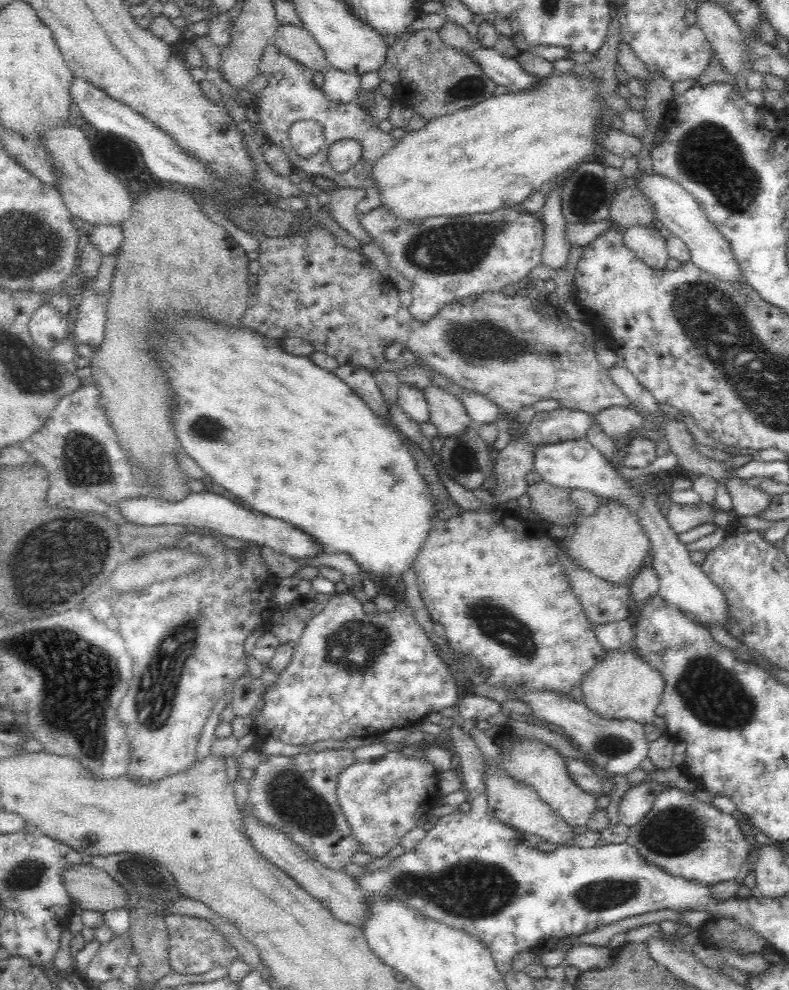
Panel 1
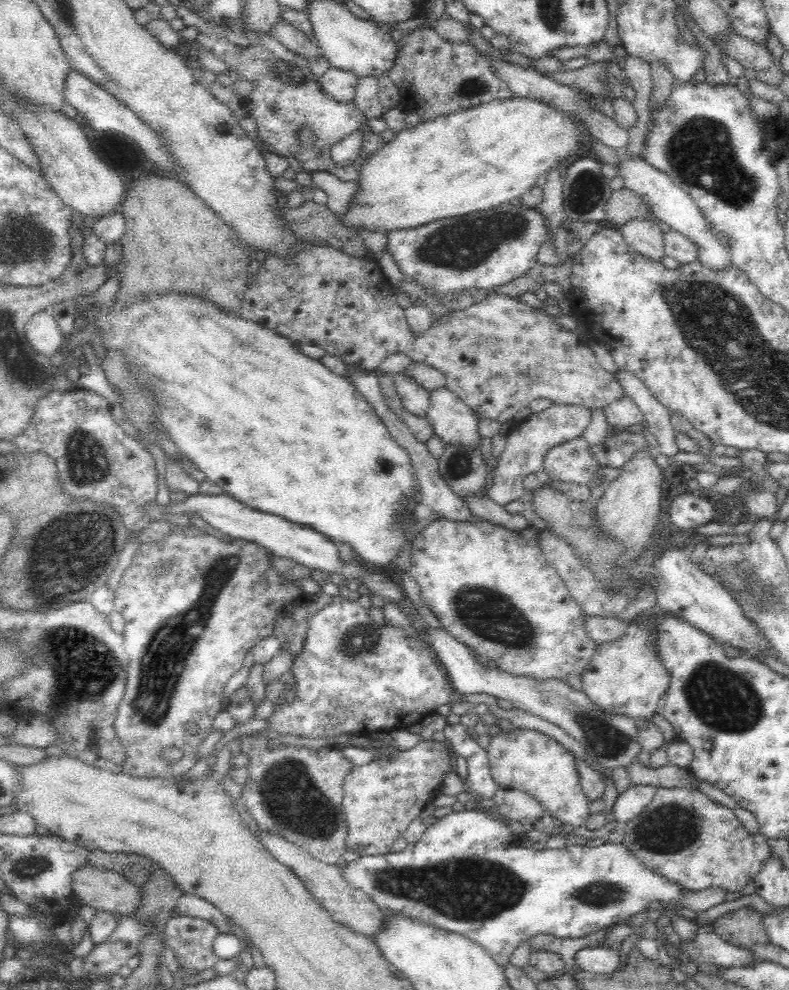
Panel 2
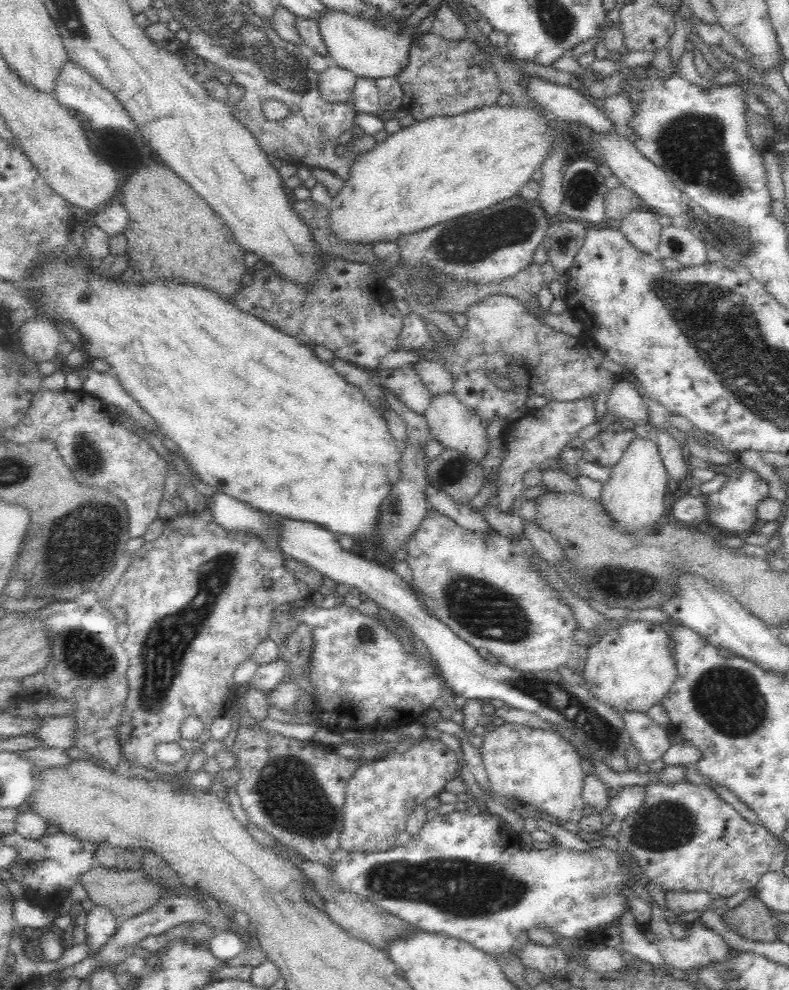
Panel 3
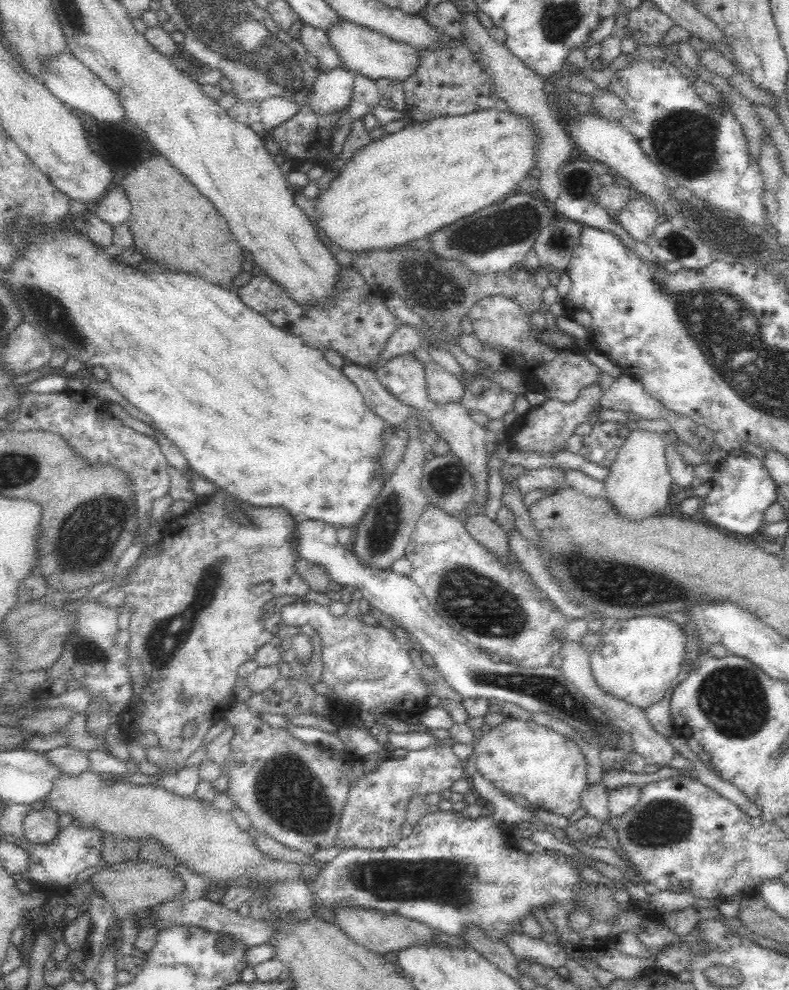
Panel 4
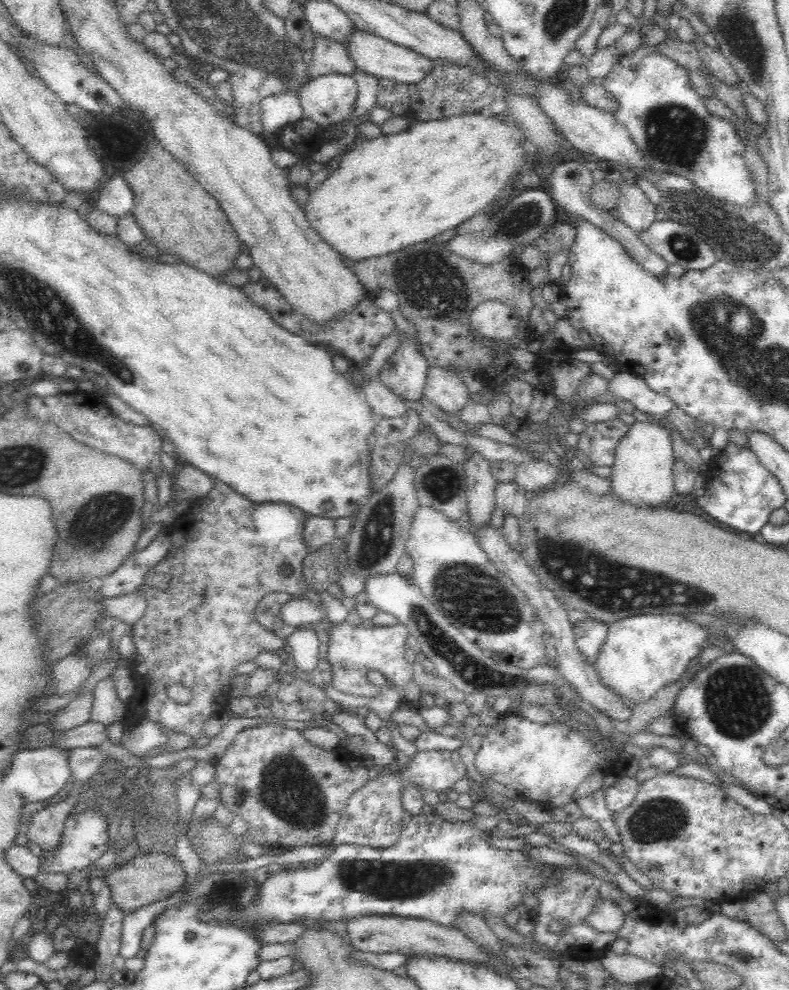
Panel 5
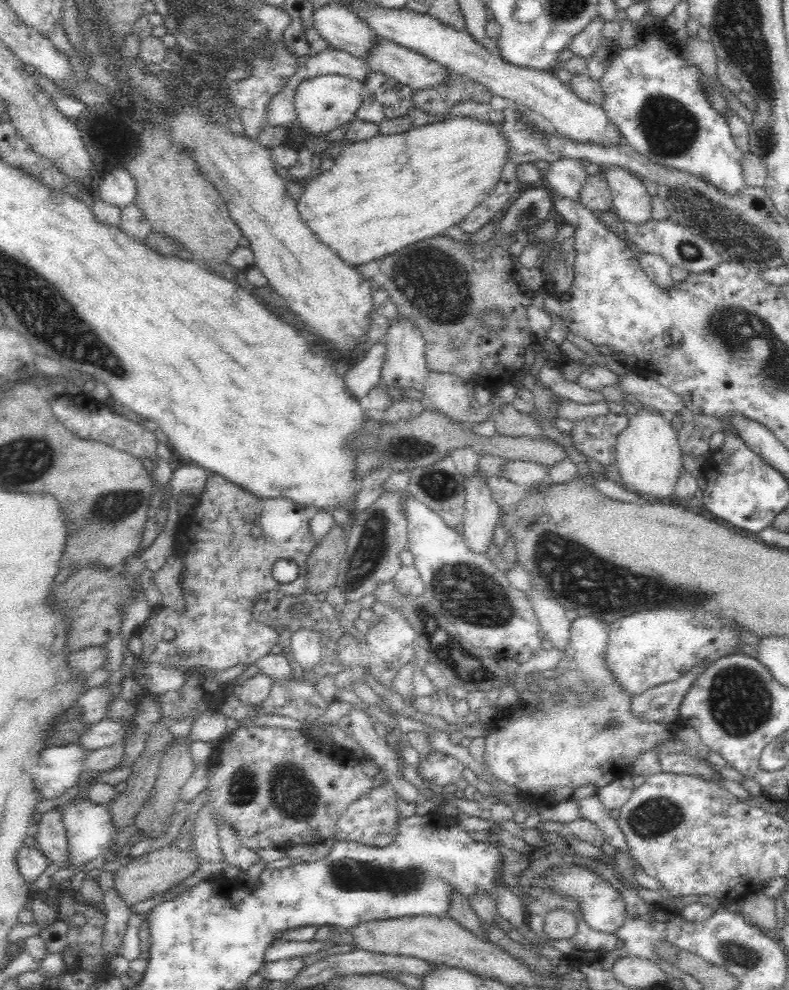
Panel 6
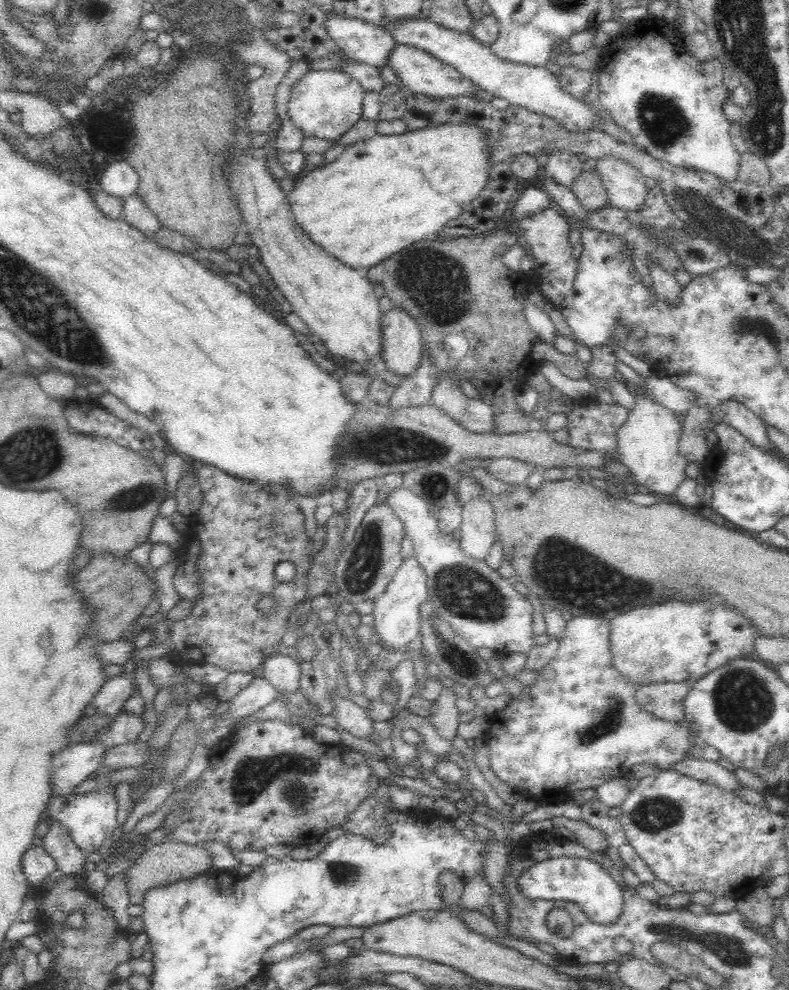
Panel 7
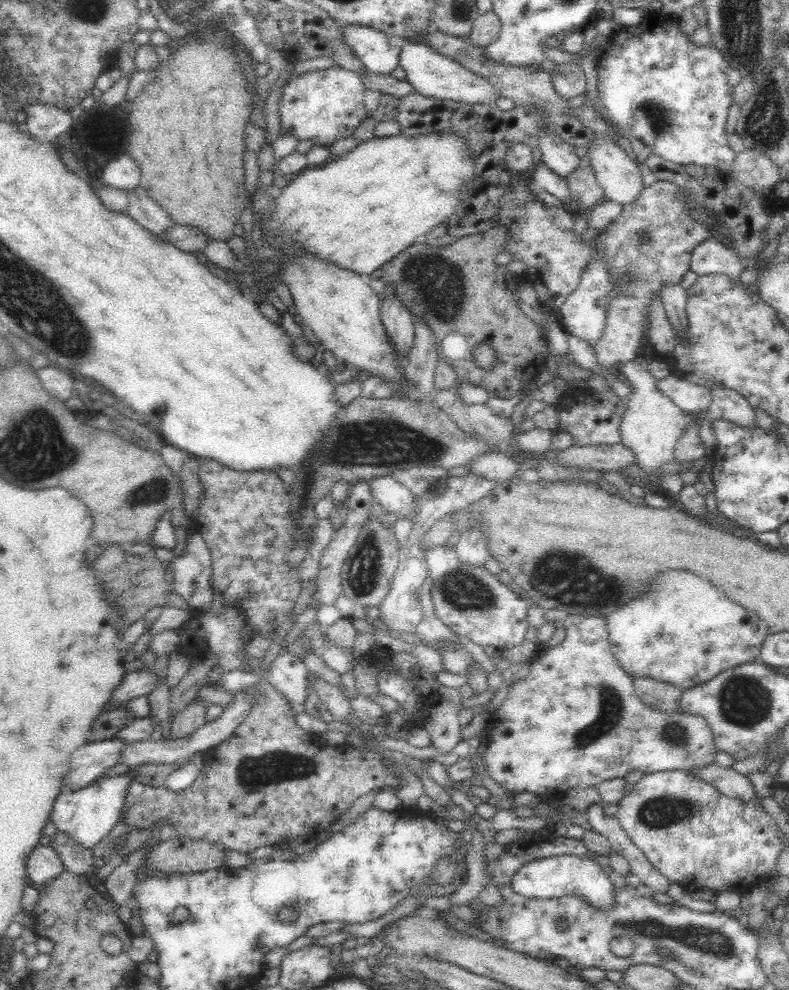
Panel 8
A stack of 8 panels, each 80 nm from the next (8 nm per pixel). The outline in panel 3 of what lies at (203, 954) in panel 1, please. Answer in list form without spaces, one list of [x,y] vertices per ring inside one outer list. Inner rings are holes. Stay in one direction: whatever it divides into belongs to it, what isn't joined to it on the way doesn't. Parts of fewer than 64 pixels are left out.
[[[190,922],[169,928],[158,935],[150,935],[139,942],[139,946],[155,954],[159,948],[176,941],[192,941],[194,945],[206,945],[216,934],[208,923]]]

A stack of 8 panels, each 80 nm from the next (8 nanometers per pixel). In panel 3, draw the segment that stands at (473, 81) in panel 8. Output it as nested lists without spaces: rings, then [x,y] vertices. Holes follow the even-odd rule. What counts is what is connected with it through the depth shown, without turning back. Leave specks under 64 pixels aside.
[[[324,6],[324,12],[318,16],[316,22],[333,64],[348,69],[357,77],[394,77],[394,74],[398,74],[408,64],[408,48],[414,38],[410,33],[398,36],[390,29],[379,28],[370,19],[341,10],[330,10],[327,6]]]

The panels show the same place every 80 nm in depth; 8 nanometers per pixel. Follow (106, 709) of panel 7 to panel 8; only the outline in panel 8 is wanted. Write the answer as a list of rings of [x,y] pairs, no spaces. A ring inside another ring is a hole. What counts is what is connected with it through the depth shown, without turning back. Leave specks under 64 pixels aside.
[[[135,671],[124,674],[124,678],[120,680],[120,684],[112,690],[108,702],[112,702],[115,708],[120,708],[122,703],[126,703],[136,696],[144,696],[154,690],[158,682],[158,674],[146,673],[143,671]]]

